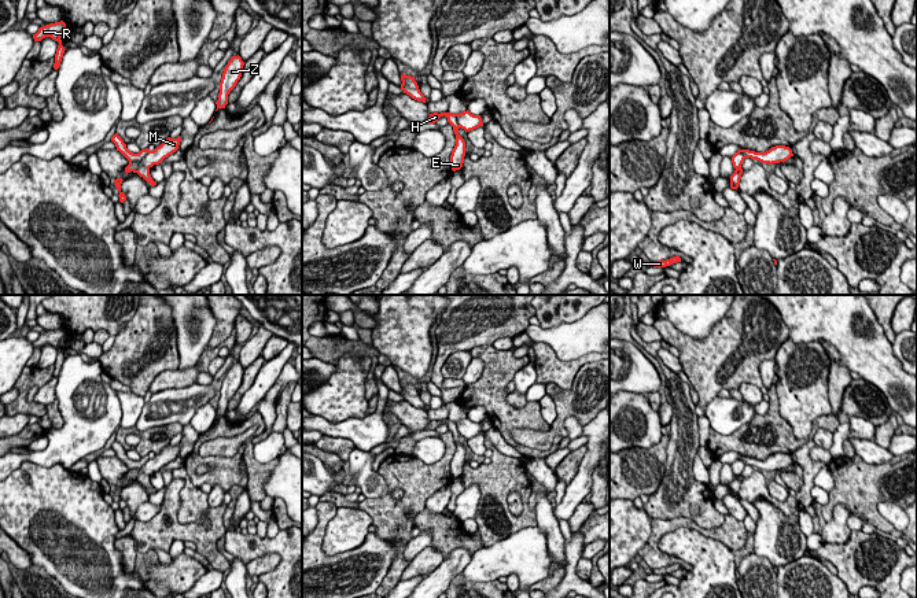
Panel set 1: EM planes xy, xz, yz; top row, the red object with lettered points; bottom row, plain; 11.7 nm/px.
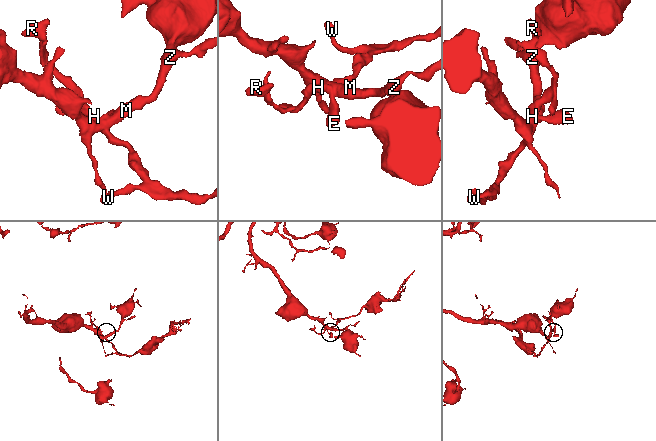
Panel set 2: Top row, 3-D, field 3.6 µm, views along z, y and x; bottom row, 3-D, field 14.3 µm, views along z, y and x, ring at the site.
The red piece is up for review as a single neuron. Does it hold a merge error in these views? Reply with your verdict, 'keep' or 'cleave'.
cleave

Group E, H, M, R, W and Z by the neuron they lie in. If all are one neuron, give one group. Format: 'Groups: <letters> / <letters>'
Groups: E H R W / M Z

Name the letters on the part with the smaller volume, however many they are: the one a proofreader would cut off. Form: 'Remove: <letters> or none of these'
Remove: E, H, R, W

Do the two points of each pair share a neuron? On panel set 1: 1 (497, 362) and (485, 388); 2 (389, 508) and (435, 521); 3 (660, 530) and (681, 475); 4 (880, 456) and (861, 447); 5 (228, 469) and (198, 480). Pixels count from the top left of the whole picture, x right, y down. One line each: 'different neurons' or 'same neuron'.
1: same neuron
2: different neurons
3: different neurons
4: same neuron
5: same neuron

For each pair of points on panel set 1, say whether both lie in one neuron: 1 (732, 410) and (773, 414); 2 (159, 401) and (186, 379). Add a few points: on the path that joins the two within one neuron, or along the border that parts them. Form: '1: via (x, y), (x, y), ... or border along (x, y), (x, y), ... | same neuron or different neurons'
1: border along (755, 413), (747, 423), (729, 434) | different neurons
2: border along (195, 383), (187, 387), (159, 390), (153, 394) | different neurons

